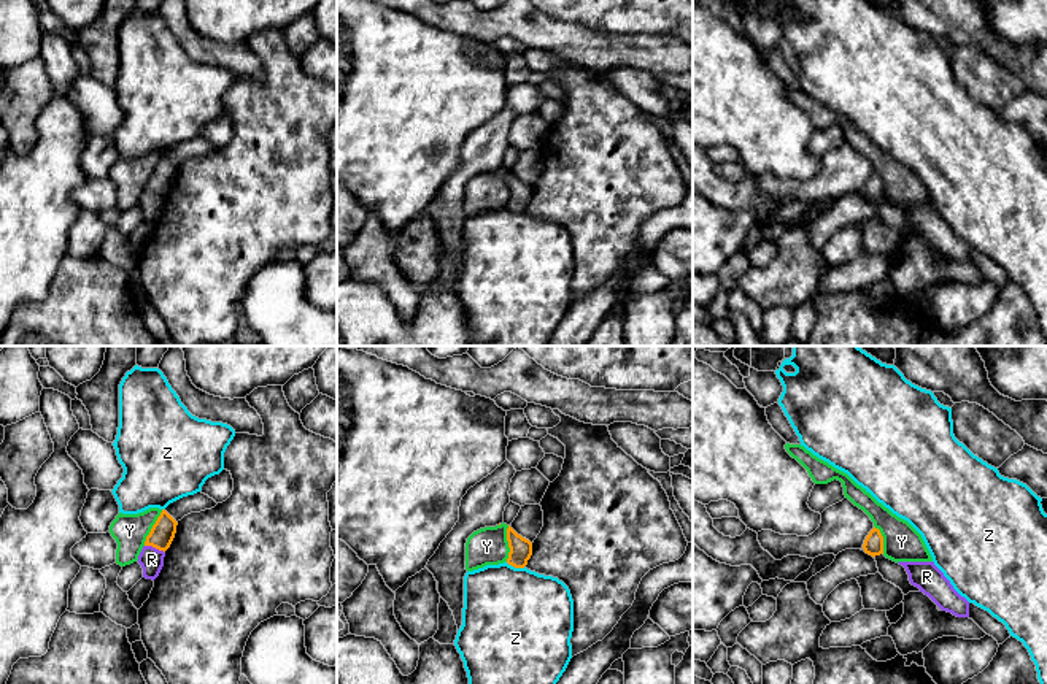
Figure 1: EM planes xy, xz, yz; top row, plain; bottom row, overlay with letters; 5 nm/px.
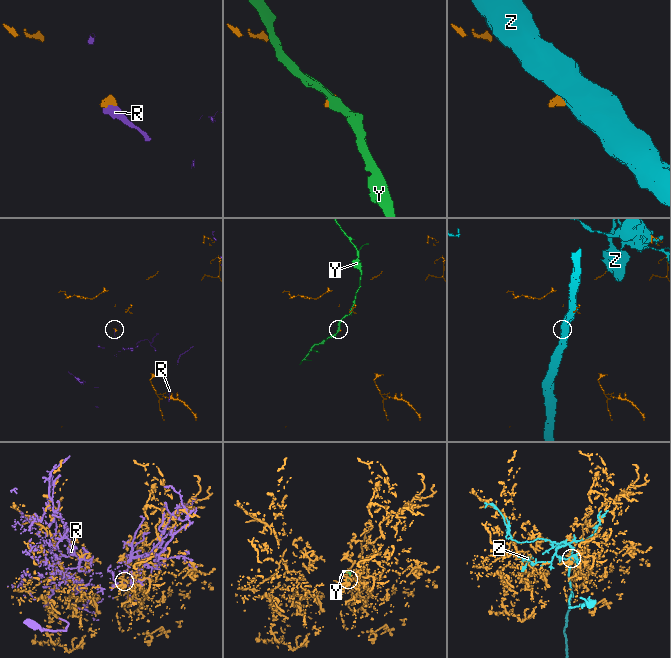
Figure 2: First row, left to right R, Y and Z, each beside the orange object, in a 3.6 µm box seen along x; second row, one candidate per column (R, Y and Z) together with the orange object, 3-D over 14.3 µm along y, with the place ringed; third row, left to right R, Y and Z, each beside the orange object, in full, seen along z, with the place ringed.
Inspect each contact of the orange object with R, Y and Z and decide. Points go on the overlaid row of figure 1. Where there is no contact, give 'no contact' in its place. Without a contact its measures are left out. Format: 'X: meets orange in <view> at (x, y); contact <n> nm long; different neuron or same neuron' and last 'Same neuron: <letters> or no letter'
R: meets orange in xy at (154, 546); contact 110 nm long; different neuron
Y: meets orange in xy at (153, 527); contact 200 nm long; different neuron
Z: meets orange in xz at (515, 567); contact 110 nm long; different neuron
Same neuron: no letter

